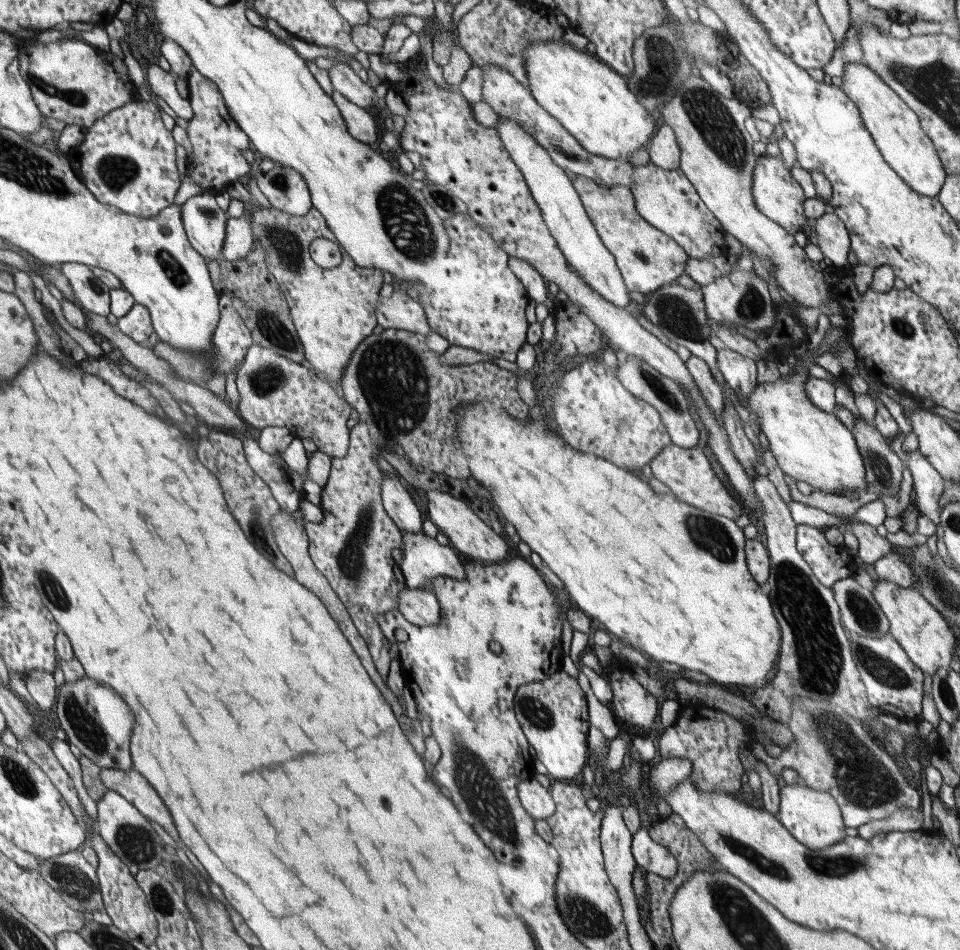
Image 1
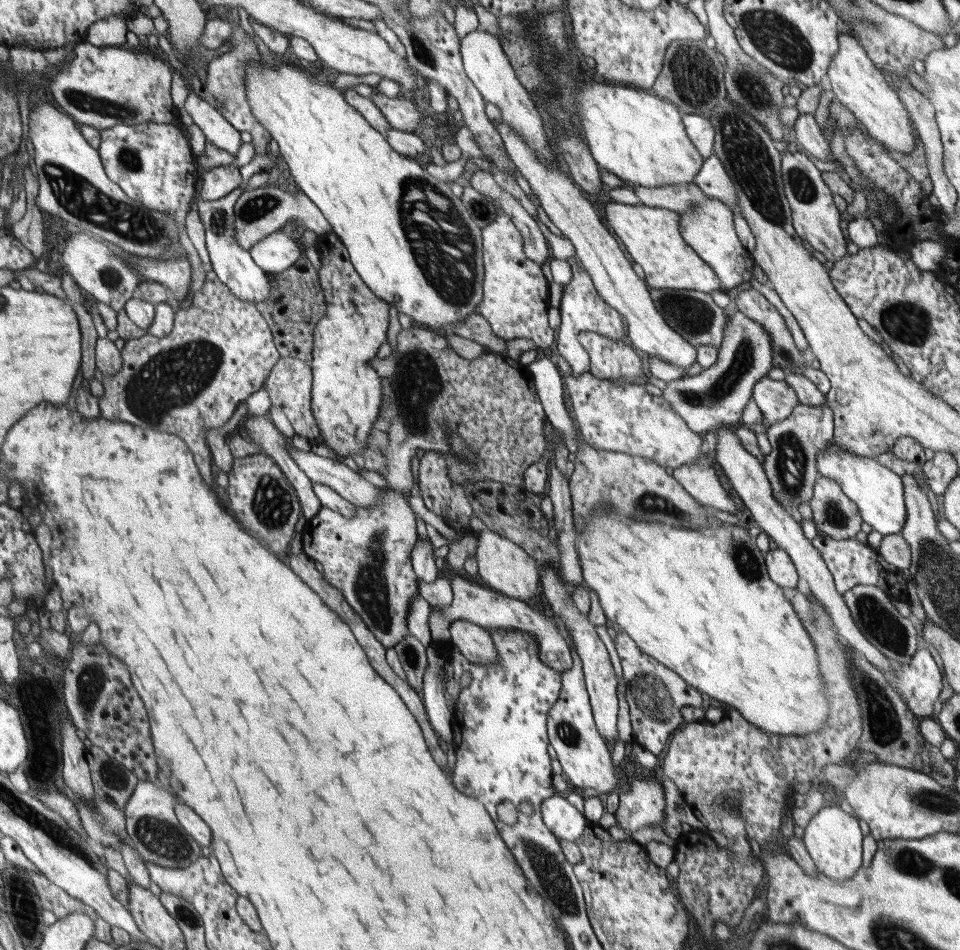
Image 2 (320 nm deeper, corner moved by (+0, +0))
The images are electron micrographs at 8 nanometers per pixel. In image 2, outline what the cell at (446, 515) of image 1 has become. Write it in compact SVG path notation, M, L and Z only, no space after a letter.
M490 529L472 533L479 540L474 557L475 562L478 564L478 575L482 577L482 580L486 582L489 588L521 601L534 600L540 594L538 584L540 584L541 576L538 576L535 559L531 558L523 550L523 547Z

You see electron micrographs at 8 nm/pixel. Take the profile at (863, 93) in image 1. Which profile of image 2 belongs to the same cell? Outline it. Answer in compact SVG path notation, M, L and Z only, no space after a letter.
M839 33L838 42L838 50L832 56L827 71L835 98L865 126L872 138L884 144L884 148L904 154L911 153L916 144L914 127L910 124L909 112L898 93L888 84L879 68L876 68L857 38Z

